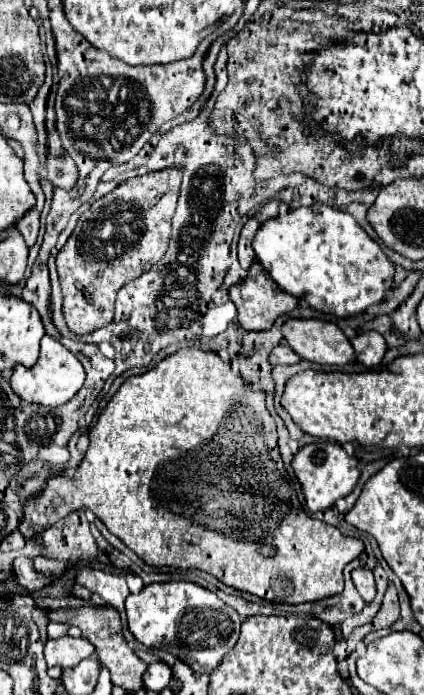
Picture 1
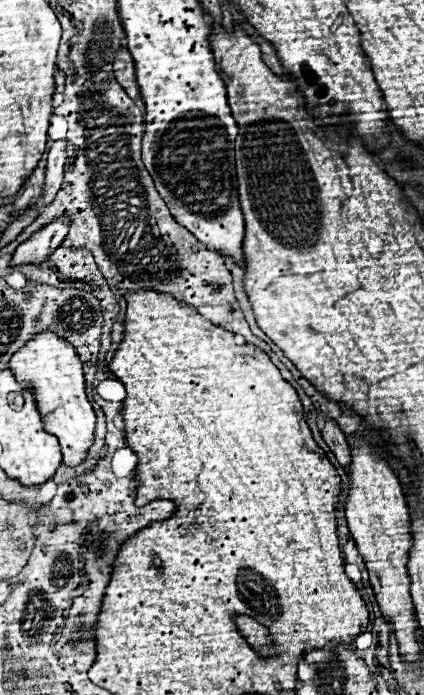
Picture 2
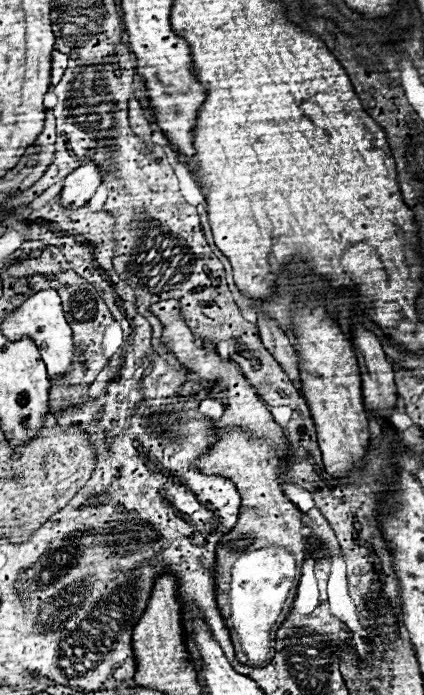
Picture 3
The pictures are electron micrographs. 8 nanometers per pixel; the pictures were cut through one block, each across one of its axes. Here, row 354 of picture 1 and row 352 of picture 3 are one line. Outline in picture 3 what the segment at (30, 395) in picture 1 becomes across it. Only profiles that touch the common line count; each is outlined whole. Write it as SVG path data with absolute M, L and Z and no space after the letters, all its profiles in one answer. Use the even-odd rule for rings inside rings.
M44 290L44 292L38 292L38 294L30 296L28 302L24 302L14 314L10 314L4 320L2 334L12 342L22 340L24 336L34 340L34 344L38 346L38 350L42 354L42 360L48 366L48 376L52 380L60 380L62 376L66 376L72 370L72 358L74 358L72 328L68 326L68 322L64 318L60 296L54 290Z

